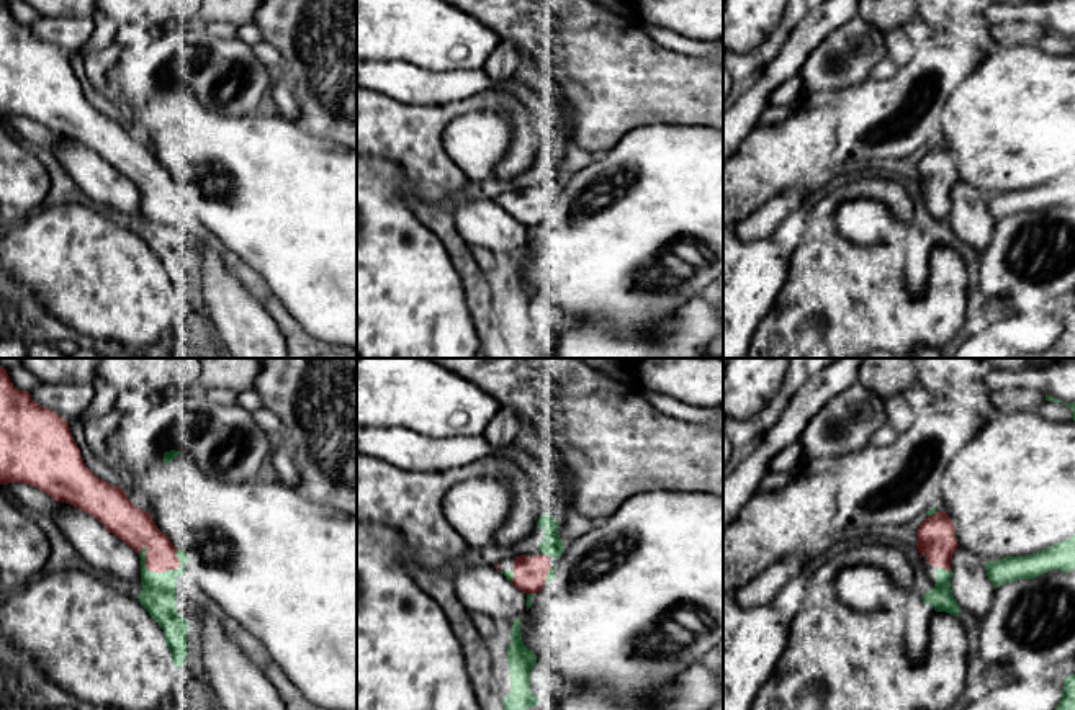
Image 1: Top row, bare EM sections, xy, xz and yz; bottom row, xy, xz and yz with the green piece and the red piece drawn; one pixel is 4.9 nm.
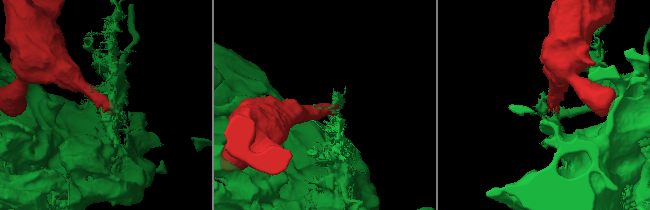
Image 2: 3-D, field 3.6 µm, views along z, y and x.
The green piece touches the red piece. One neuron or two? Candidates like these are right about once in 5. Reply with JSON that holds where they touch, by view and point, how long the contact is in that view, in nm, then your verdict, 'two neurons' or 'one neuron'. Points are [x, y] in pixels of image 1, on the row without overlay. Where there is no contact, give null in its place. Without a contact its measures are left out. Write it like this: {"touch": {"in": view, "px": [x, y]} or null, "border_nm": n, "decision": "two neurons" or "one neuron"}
{"touch": {"in": "xy", "px": [152, 205]}, "border_nm": 220, "decision": "two neurons"}

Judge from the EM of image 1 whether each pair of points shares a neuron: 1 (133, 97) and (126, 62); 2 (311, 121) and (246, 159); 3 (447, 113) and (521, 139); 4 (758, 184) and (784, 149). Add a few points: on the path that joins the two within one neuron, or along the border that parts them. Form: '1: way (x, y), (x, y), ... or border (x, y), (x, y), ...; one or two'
1: way (128, 89), (128, 71); one
2: border (295, 121), (313, 134), (337, 141); two
3: way (470, 105), (478, 102), (504, 102), (519, 116); one
4: way (758, 175), (776, 157); one

